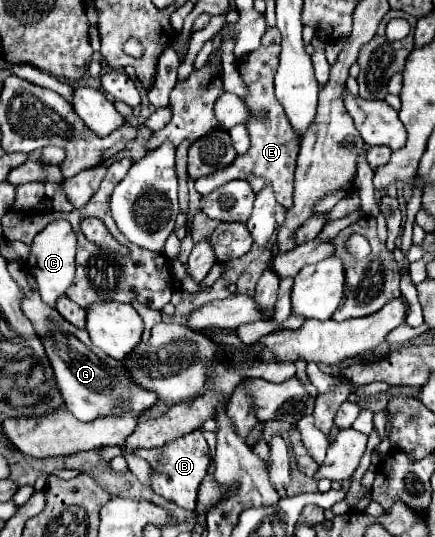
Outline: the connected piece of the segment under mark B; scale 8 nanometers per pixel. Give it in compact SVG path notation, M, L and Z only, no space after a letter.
M195 430L187 436L181 436L179 440L171 440L169 448L163 446L163 448L153 448L153 450L135 450L135 454L141 456L143 460L147 460L149 466L153 468L153 472L156 472L156 481L151 483L156 494L185 510L195 510L197 488L199 488L199 482L205 478L209 462L211 462L207 442L199 430Z

